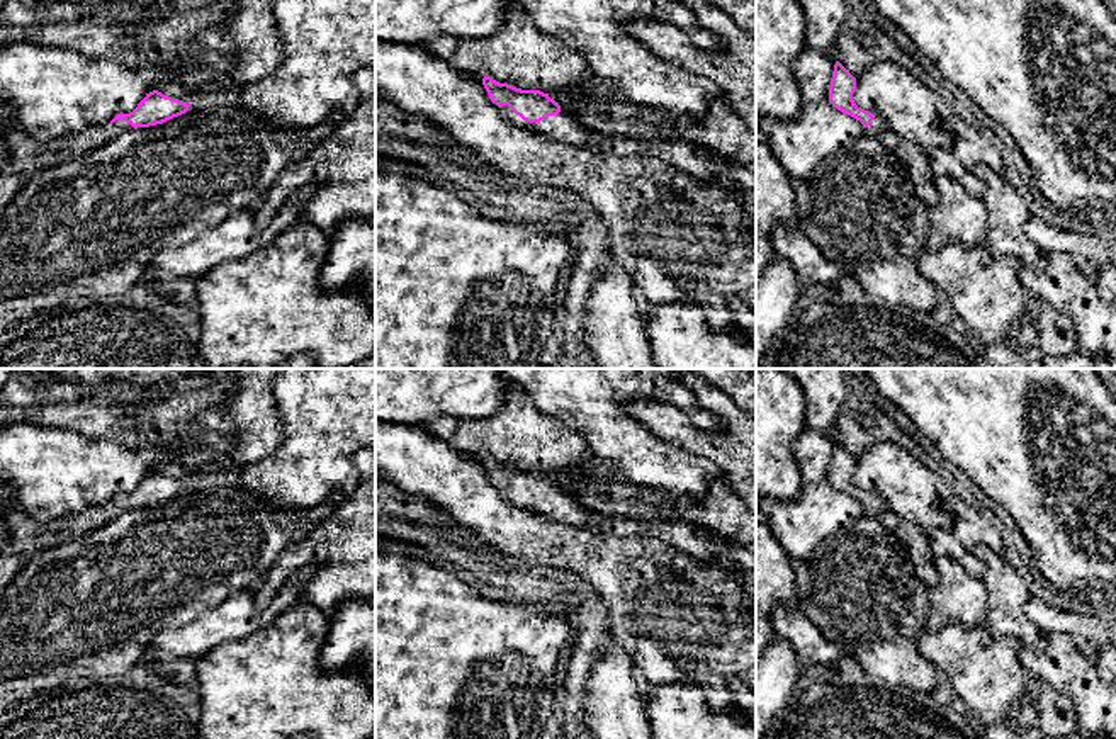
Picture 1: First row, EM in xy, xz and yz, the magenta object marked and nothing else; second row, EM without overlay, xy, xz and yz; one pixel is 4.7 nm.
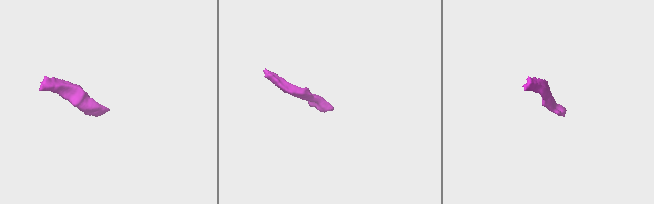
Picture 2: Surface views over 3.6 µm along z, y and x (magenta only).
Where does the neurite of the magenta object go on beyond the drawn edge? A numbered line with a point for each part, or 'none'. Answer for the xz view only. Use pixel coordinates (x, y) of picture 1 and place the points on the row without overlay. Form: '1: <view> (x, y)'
1: xz (563, 508)

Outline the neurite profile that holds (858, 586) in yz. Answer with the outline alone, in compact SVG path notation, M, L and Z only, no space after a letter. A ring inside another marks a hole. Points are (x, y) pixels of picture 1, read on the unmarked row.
M865 515L846 530L837 530L822 540L812 554L793 562L798 595L797 610L807 615L839 651L851 656L866 673L882 678L892 688L931 693L938 683L938 669L917 649L917 637L933 615L929 588L914 573L905 545L876 518Z

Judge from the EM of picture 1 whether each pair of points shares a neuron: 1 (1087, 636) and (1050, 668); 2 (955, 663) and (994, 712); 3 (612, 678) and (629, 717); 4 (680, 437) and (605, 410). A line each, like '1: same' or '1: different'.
1: different
2: same
3: same
4: different

